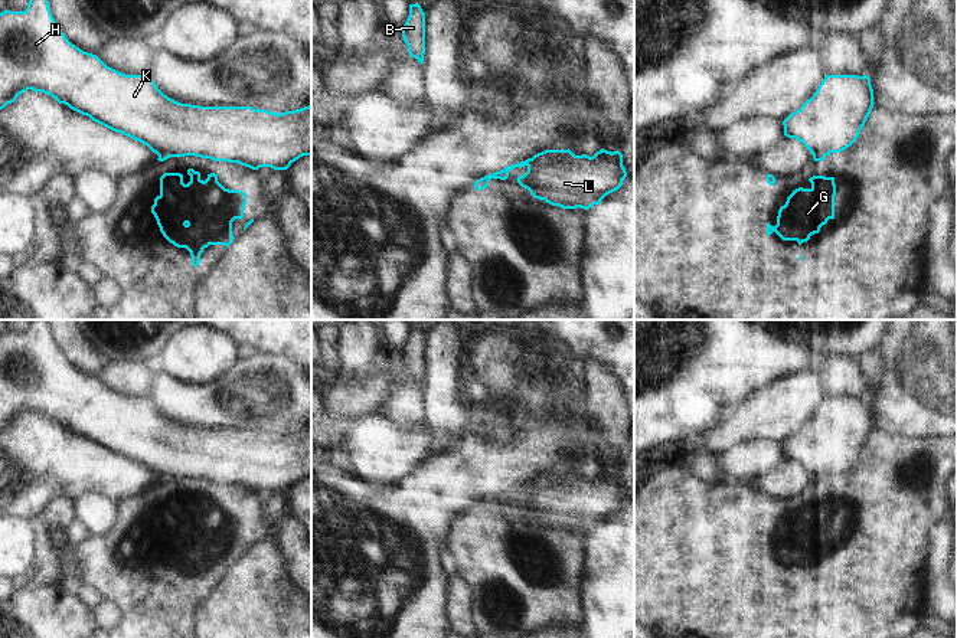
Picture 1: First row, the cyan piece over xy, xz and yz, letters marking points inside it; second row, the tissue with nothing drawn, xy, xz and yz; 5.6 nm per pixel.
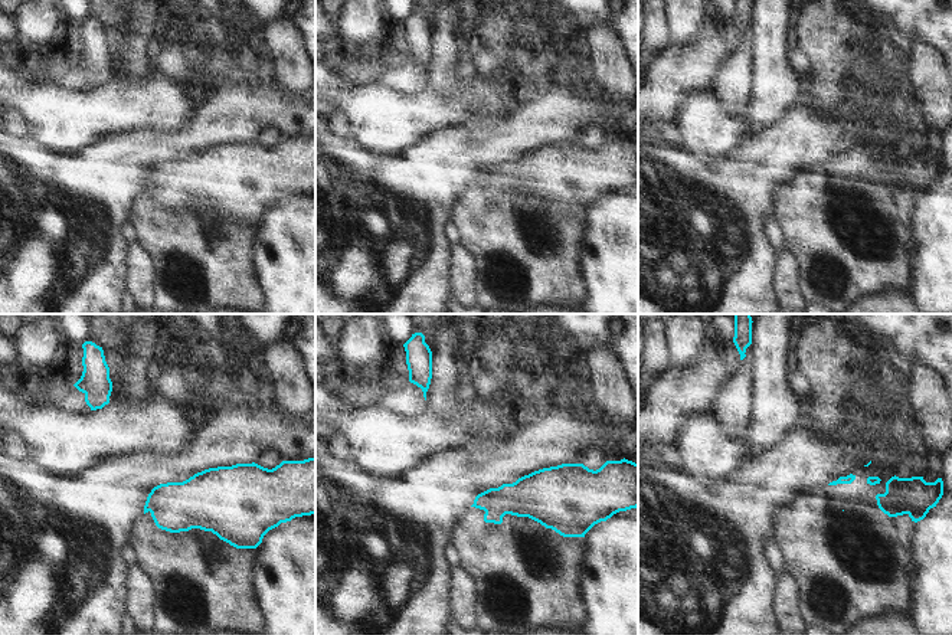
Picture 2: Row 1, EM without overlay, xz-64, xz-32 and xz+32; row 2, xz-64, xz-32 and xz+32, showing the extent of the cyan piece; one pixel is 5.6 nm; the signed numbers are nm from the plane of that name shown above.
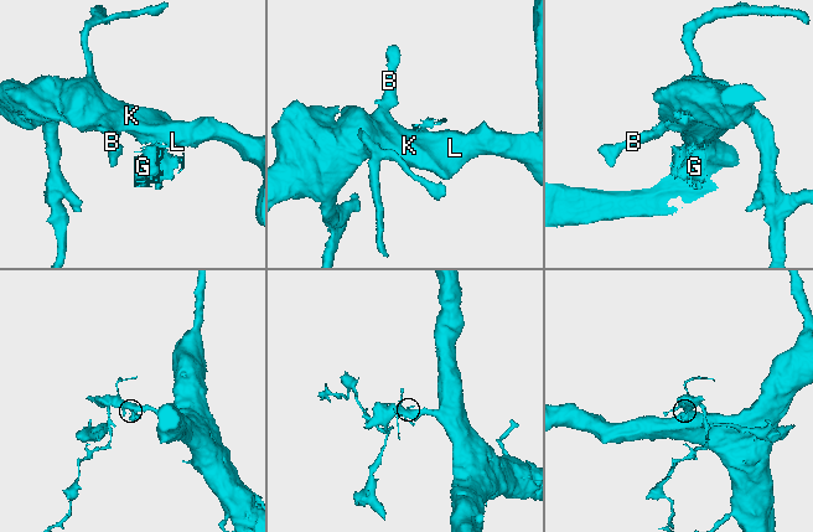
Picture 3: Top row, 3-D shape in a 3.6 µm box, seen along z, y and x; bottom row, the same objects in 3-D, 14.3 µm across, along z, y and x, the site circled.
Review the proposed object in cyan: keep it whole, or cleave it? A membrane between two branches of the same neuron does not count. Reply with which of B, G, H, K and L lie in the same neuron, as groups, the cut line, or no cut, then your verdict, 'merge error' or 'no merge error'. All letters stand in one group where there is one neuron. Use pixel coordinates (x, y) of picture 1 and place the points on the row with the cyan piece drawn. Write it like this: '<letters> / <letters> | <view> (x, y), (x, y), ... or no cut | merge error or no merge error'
B H K L / G | xz (532, 160), (521, 166) | merge error

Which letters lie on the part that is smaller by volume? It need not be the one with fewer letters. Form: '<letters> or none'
G

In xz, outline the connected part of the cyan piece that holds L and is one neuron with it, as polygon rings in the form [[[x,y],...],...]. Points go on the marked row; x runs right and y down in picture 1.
[[[601,148],[592,157],[575,156],[568,150],[545,150],[535,154],[528,171],[517,176],[517,183],[535,199],[562,209],[585,209],[618,190],[627,171],[623,154]]]

